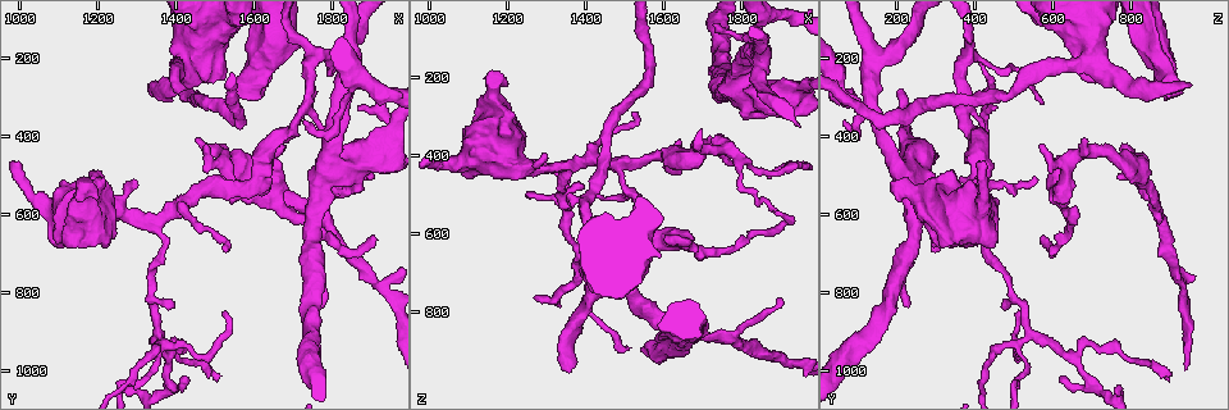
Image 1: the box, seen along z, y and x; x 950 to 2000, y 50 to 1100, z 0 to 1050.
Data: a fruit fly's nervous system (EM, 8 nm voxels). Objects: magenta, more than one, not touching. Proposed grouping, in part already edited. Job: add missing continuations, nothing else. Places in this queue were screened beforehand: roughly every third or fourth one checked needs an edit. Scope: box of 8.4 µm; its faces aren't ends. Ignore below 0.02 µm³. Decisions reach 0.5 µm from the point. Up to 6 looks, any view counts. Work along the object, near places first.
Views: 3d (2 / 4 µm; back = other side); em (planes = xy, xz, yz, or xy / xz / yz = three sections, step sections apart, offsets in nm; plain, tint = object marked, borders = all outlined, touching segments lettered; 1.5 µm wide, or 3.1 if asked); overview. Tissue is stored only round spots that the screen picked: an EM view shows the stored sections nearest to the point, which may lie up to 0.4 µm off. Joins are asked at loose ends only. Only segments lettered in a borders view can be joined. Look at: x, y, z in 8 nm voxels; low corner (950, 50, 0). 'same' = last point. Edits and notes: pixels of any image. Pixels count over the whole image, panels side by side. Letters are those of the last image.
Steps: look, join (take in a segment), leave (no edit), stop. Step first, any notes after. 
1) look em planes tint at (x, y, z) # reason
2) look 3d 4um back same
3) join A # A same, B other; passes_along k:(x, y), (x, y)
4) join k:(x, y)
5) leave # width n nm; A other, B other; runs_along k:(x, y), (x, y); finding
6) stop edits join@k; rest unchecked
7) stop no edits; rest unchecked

look em xz step 4 borders at (1445, 410, 670) # an open end

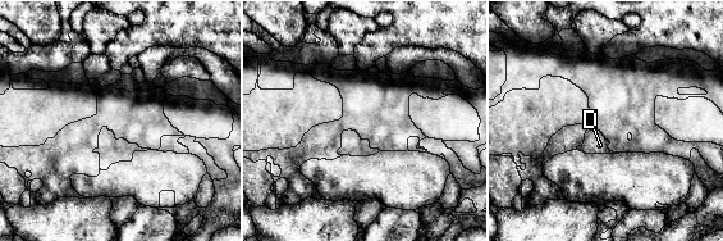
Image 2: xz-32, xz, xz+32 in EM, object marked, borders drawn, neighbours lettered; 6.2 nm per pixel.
look em planes borders same

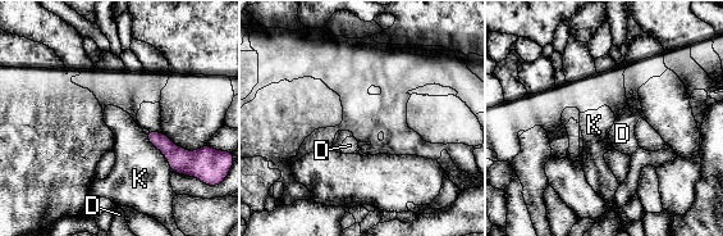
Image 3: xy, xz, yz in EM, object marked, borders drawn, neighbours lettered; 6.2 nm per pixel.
leave # D other, K other; border 3:(146, 135), (174, 172); no lettered segment goes on from it

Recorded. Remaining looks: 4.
look 3d 2um at (1510, 1020, 900) # free end

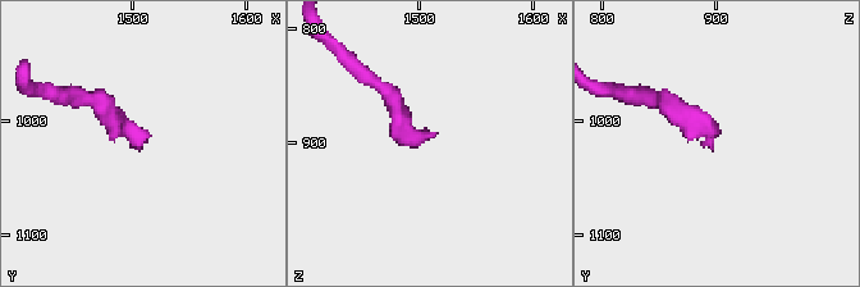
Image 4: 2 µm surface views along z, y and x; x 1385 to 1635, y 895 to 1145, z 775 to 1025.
look em xy step 8 borders at (1506, 1026, 898)

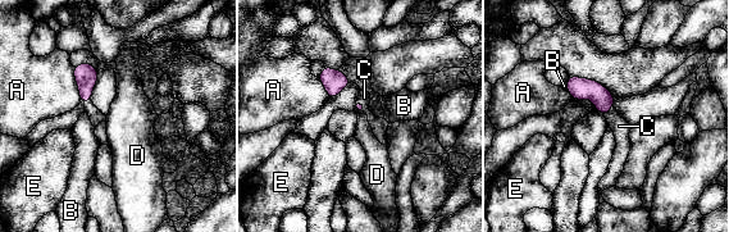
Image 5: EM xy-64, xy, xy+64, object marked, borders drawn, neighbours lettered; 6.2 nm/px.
join C # A other, B other, C same, D other, E other; passes_along 5:(579, 89), (607, 112), (619, 126); it goes on there

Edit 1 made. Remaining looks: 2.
look overview

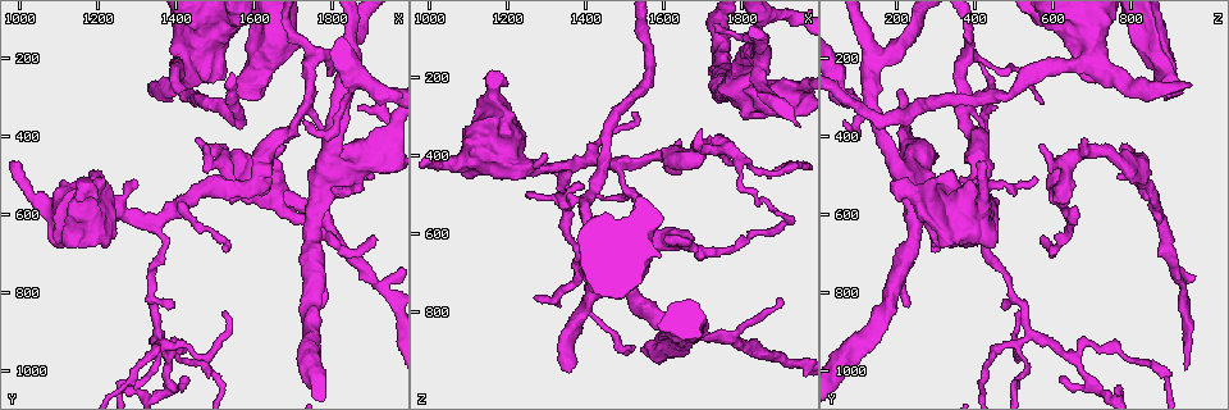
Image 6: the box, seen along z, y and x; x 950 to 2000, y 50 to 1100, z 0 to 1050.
look em planes borders at (1355, 260, 945)

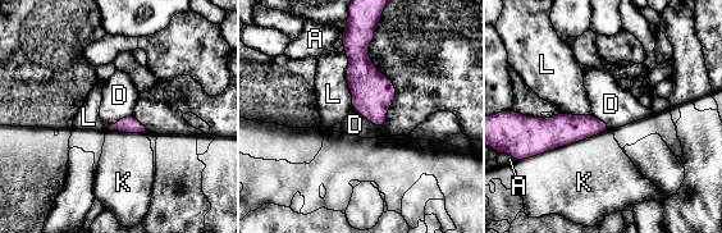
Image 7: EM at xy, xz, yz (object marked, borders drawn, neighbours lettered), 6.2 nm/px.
join K # A other, D other, K same, L other; passes_along 7:(530, 136), (569, 144), (583, 181); the neuron continues

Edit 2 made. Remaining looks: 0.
stop edits join@5, join@7; rest unchecked

